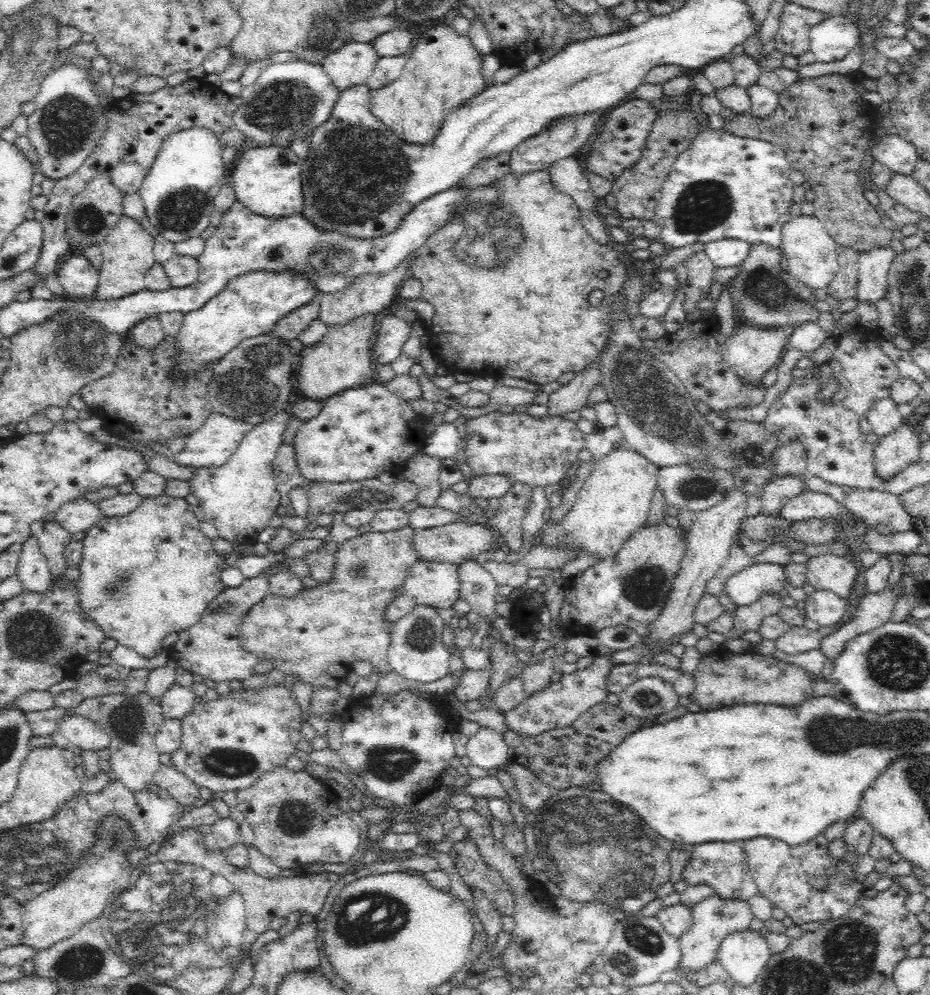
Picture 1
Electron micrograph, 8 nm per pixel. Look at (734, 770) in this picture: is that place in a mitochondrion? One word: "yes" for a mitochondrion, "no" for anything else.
no

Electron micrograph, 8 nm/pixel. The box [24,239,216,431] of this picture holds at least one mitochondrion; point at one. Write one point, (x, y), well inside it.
(78, 346)

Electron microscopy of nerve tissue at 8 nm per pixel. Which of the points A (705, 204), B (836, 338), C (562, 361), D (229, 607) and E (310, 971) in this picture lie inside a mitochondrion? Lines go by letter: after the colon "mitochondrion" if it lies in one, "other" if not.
A: mitochondrion
B: other
C: other
D: mitochondrion
E: other

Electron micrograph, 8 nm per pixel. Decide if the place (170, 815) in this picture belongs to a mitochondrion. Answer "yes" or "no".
no

